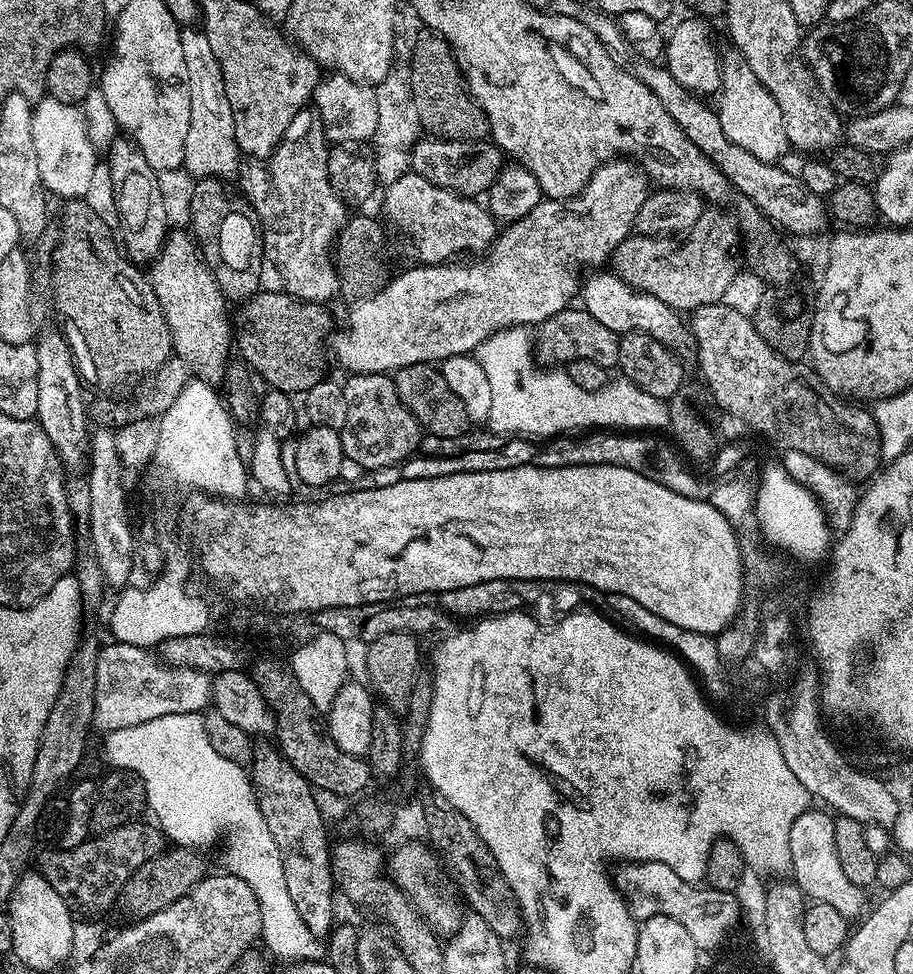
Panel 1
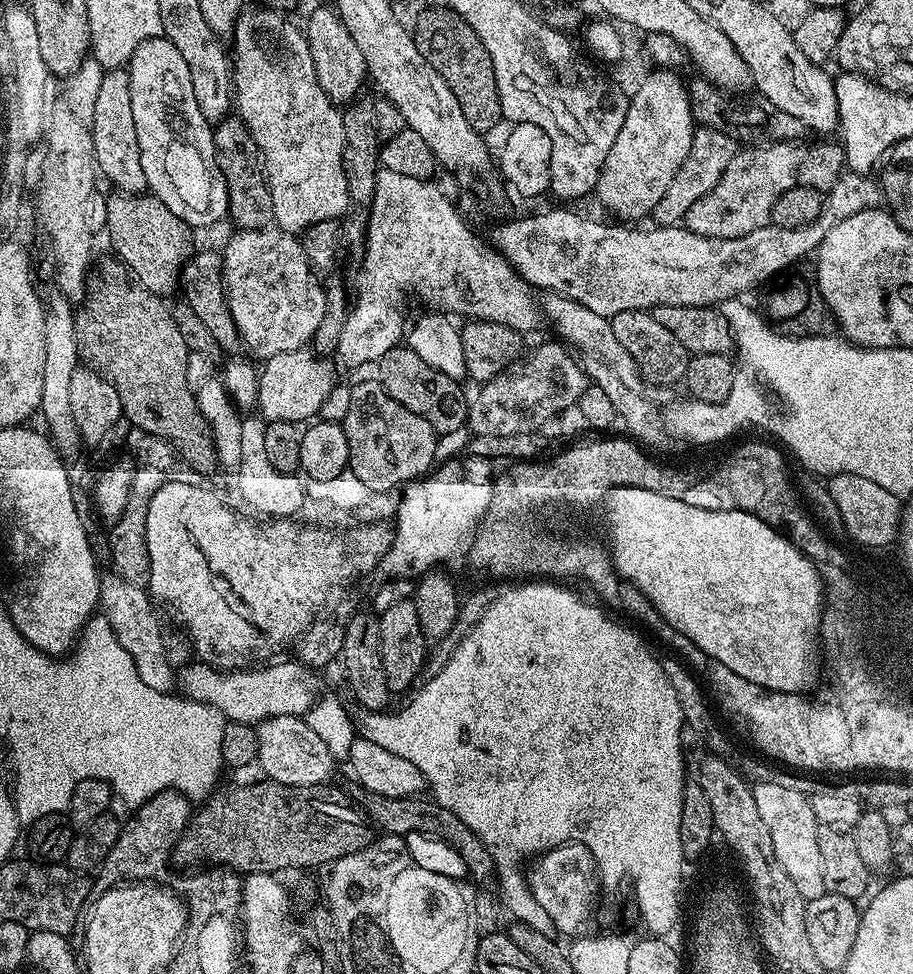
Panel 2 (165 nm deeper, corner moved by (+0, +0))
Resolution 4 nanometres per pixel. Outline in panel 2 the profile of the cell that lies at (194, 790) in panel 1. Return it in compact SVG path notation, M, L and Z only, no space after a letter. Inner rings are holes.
M93 615L71 655L52 663L52 700L48 700L36 716L28 716L24 732L20 732L16 724L6 728L3 739L8 743L12 772L16 775L14 803L18 822L28 826L34 820L55 817L55 812L67 813L80 780L101 780L110 784L113 793L131 806L145 804L173 790L187 796L189 801L203 801L213 795L220 768L225 767L225 723L224 716L214 706L150 690L139 678L134 660L118 642L106 616Z

